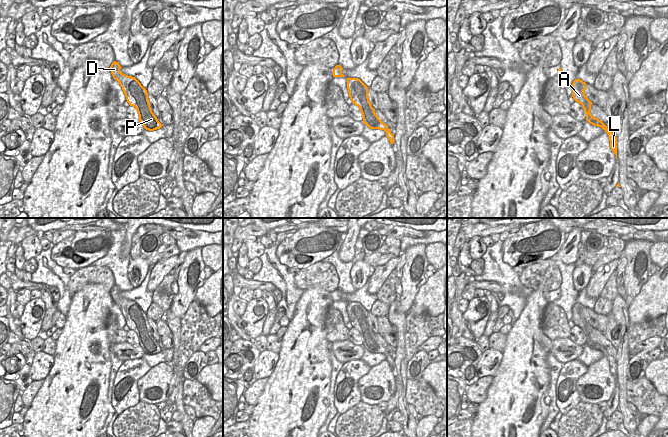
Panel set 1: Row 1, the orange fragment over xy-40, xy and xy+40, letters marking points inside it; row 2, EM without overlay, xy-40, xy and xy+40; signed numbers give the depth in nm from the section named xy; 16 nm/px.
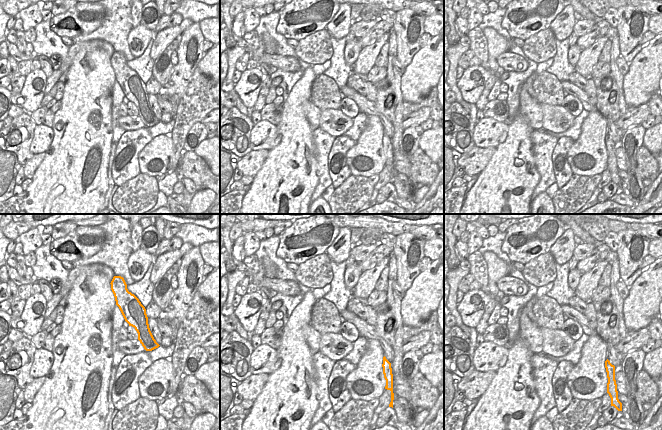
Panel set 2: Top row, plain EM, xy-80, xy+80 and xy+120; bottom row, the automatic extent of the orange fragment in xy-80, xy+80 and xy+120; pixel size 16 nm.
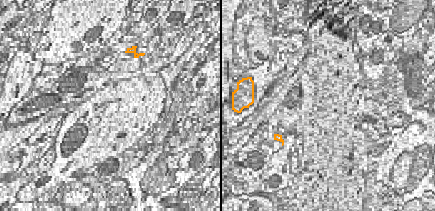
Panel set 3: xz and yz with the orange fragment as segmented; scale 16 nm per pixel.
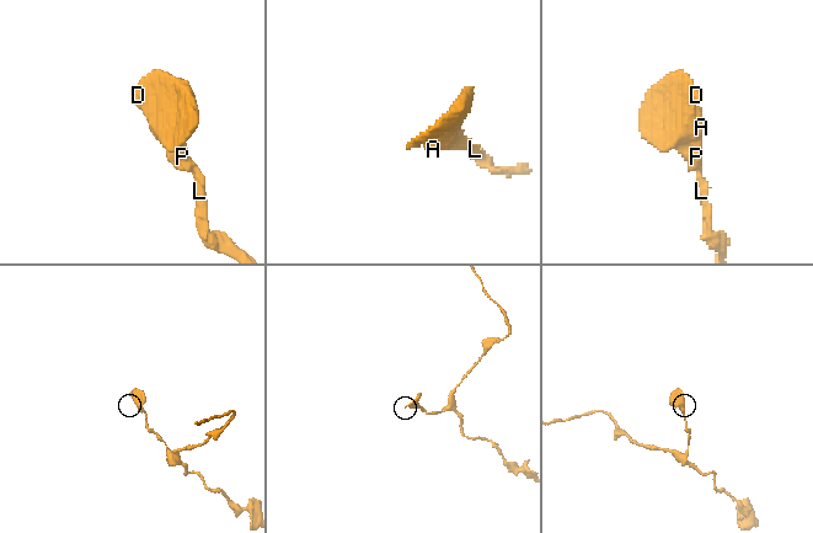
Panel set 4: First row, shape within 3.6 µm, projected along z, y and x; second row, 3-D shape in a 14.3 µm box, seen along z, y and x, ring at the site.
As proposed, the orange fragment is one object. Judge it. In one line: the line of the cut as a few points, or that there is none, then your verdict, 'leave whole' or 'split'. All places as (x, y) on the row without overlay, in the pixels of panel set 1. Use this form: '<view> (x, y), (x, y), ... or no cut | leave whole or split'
no cut | leave whole

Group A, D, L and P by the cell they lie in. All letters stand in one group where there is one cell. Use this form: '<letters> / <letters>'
A D L P

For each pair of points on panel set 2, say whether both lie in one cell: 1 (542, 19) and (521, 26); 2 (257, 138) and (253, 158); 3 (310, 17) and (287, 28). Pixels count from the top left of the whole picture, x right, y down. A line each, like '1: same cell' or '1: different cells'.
1: same cell
2: different cells
3: same cell

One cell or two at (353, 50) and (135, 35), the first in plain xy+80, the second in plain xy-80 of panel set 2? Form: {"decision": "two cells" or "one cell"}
{"decision": "one cell"}

